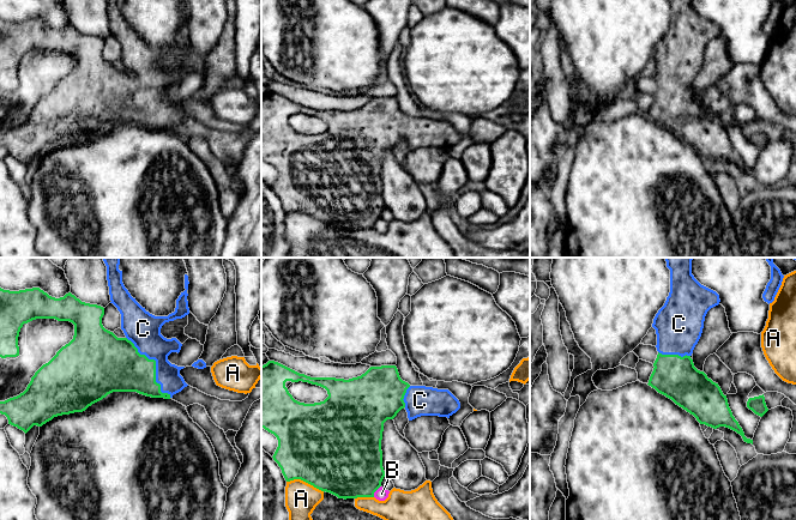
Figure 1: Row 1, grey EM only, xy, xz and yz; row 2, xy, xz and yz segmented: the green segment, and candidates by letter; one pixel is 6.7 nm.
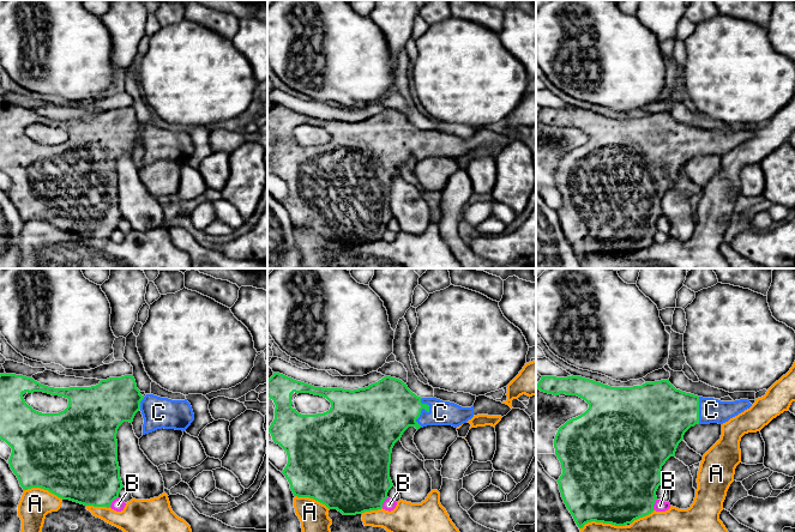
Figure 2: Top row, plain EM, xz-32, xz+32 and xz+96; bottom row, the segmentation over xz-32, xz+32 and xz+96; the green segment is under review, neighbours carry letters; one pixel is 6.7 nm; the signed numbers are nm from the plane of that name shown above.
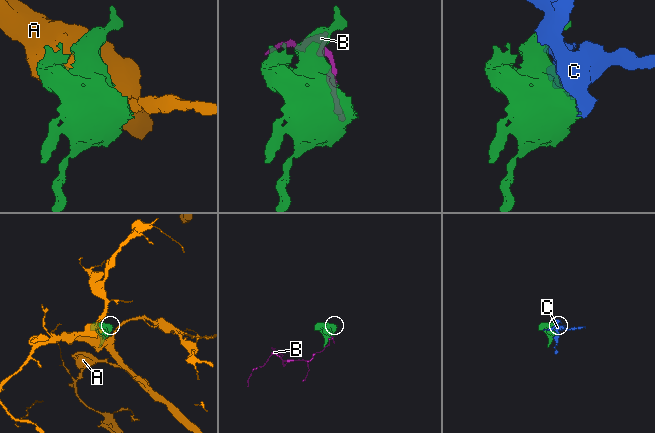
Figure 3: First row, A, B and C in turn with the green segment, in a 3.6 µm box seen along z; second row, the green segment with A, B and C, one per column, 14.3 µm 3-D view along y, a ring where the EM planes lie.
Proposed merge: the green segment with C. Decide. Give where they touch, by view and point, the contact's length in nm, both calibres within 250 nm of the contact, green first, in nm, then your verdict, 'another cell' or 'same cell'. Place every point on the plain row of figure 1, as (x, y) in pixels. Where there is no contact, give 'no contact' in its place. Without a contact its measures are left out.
meets green in xy at (155, 97); contact 500 nm long; 340 nm thick on the green side, 220 nm on the other; same cell

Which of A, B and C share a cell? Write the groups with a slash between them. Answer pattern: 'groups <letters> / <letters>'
groups A / B / C

